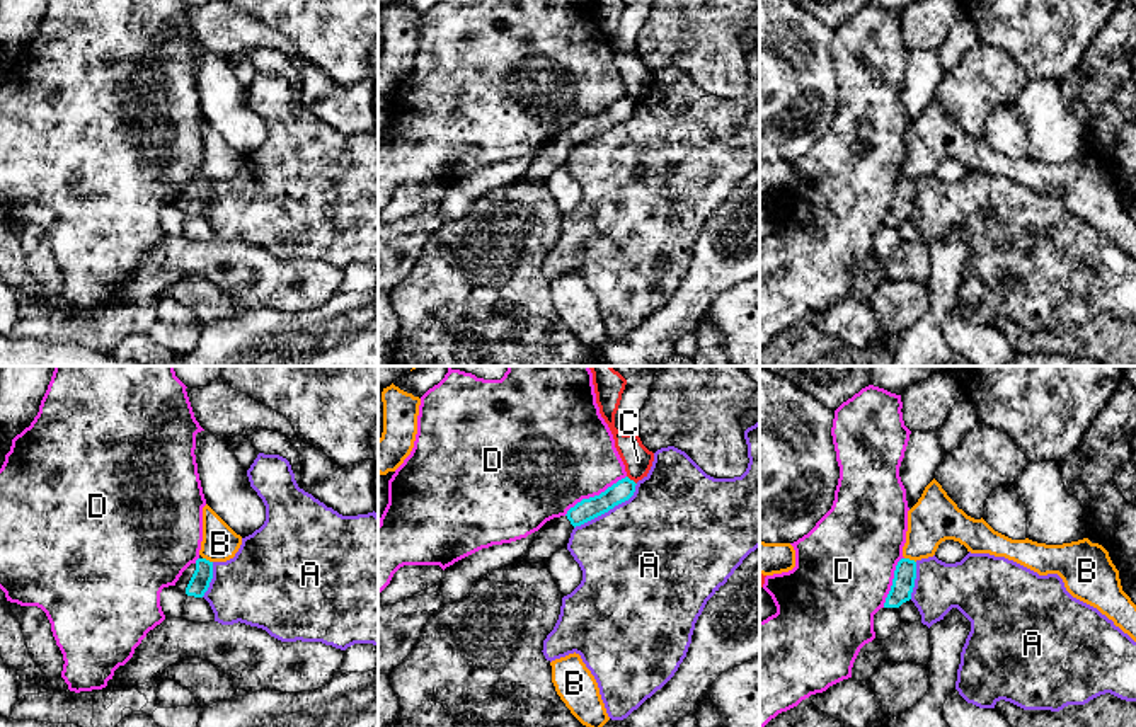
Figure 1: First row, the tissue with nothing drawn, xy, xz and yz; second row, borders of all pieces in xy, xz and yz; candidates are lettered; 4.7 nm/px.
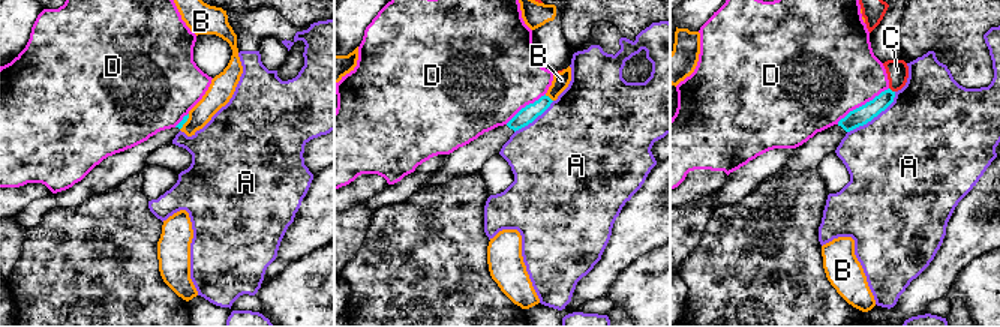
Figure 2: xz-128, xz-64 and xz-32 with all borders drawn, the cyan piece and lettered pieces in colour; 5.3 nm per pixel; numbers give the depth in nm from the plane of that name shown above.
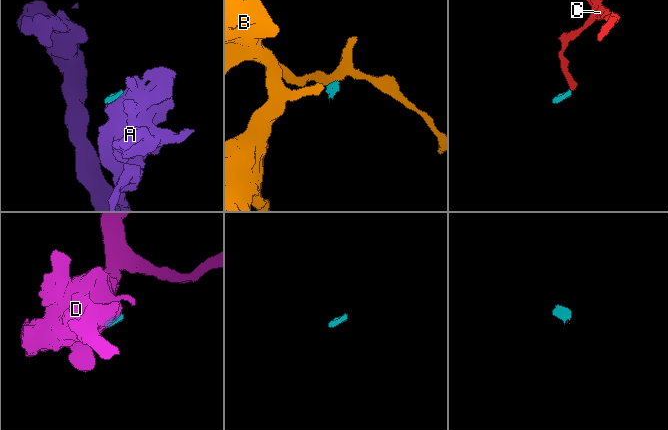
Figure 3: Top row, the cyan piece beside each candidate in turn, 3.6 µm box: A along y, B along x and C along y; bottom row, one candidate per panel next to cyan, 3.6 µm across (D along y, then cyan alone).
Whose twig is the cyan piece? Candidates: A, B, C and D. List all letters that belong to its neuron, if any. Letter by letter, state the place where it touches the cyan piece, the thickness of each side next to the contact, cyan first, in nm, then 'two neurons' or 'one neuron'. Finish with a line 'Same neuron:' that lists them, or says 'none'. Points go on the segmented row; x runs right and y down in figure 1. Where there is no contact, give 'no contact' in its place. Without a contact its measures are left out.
A: xz (608, 509) | 100/500 nm | two neurons
B: yz (908, 559) | 110/220 nm | two neurons
C: xz (632, 480) | 100/140 nm | two neurons
D: xz (595, 496) | 100/460 nm | two neurons
Same neuron: none

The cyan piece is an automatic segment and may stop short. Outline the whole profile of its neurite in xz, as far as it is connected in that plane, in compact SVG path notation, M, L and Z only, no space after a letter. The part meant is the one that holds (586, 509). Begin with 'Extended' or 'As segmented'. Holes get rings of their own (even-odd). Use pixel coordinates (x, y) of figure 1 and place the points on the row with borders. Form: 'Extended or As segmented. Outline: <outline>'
Extended. Outline: M625 477L600 495L582 499L571 507L565 516L560 516L555 523L545 526L519 562L547 562L557 550L567 547L571 533L576 526L581 526L628 501L635 492L635 485L637 484L634 480Z

